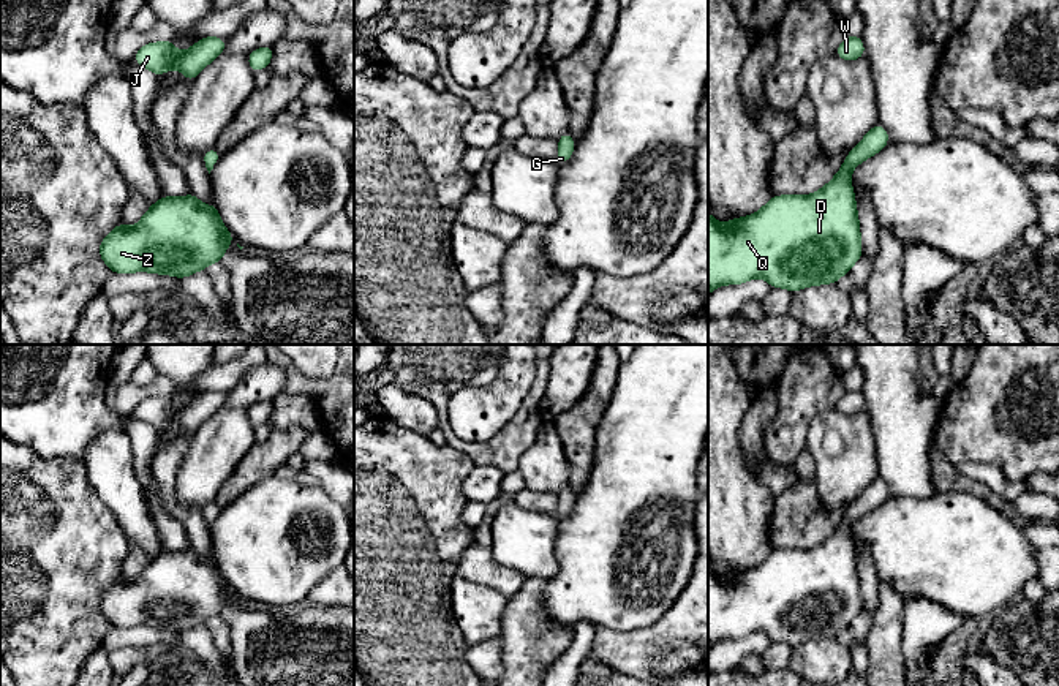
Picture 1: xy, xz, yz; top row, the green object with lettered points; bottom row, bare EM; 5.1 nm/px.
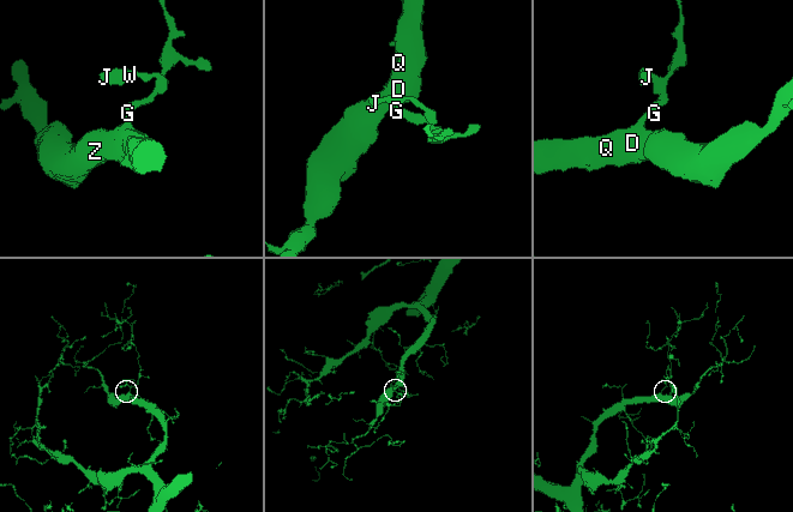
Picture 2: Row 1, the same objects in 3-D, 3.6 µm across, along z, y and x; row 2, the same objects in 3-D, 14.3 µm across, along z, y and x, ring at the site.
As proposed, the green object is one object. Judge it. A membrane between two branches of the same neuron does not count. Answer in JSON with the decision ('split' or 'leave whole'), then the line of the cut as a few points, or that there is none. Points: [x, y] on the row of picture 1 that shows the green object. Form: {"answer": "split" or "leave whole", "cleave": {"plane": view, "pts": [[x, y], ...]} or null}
{"answer": "leave whole", "cleave": null}

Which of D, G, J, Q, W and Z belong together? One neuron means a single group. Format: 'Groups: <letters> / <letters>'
Groups: D G J Q W Z

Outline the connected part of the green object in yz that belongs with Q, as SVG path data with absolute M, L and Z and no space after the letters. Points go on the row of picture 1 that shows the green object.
M876 123L819 191L773 196L759 212L724 224L708 212L708 296L718 286L741 285L752 278L763 278L771 288L797 292L808 286L836 283L846 275L861 259L863 251L850 174L888 142L887 130Z

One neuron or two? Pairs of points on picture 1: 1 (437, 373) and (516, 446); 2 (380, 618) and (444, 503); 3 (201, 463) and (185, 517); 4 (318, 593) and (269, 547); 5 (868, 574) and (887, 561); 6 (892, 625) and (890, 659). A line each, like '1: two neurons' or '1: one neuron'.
1: one neuron
2: one neuron
3: two neurons
4: two neurons
5: two neurons
6: one neuron

